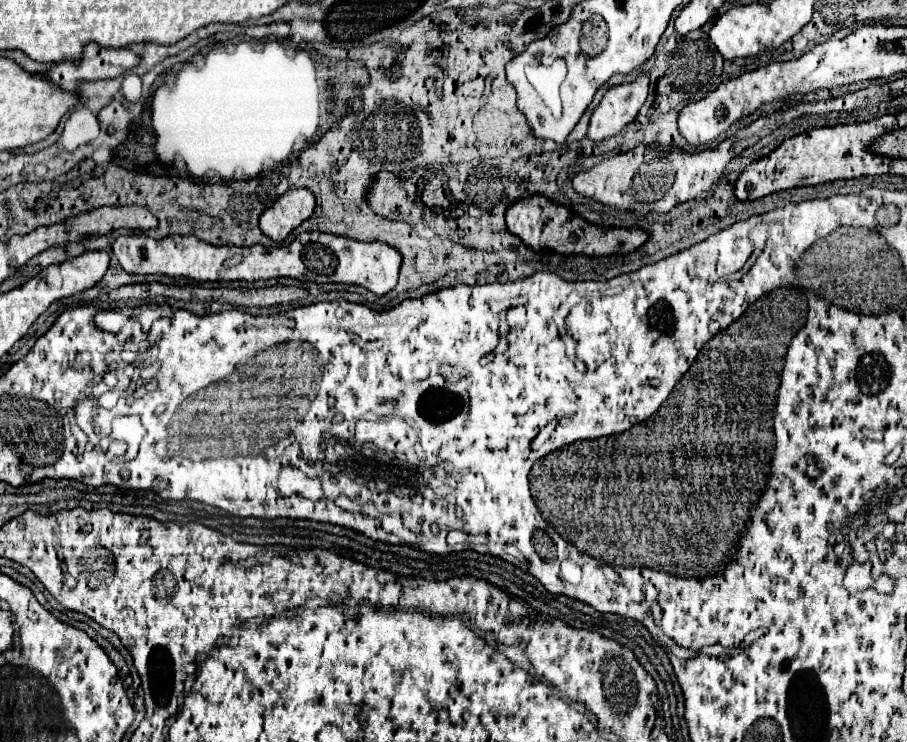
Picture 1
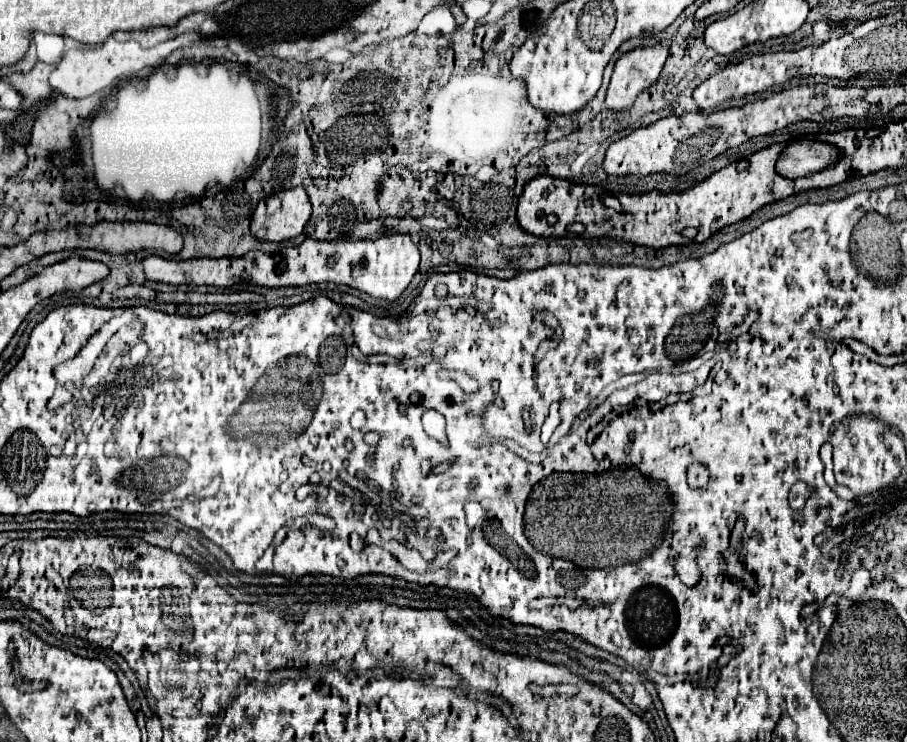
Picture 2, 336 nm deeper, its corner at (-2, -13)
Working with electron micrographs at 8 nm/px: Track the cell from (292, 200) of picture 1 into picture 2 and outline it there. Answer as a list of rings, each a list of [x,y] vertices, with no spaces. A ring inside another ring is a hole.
[[[294,187],[288,191],[280,191],[278,197],[282,207],[272,217],[266,217],[264,201],[258,203],[250,227],[252,235],[260,227],[266,227],[268,231],[266,241],[288,241],[288,239],[296,239],[302,233],[312,213],[312,205],[306,191],[302,187]]]

